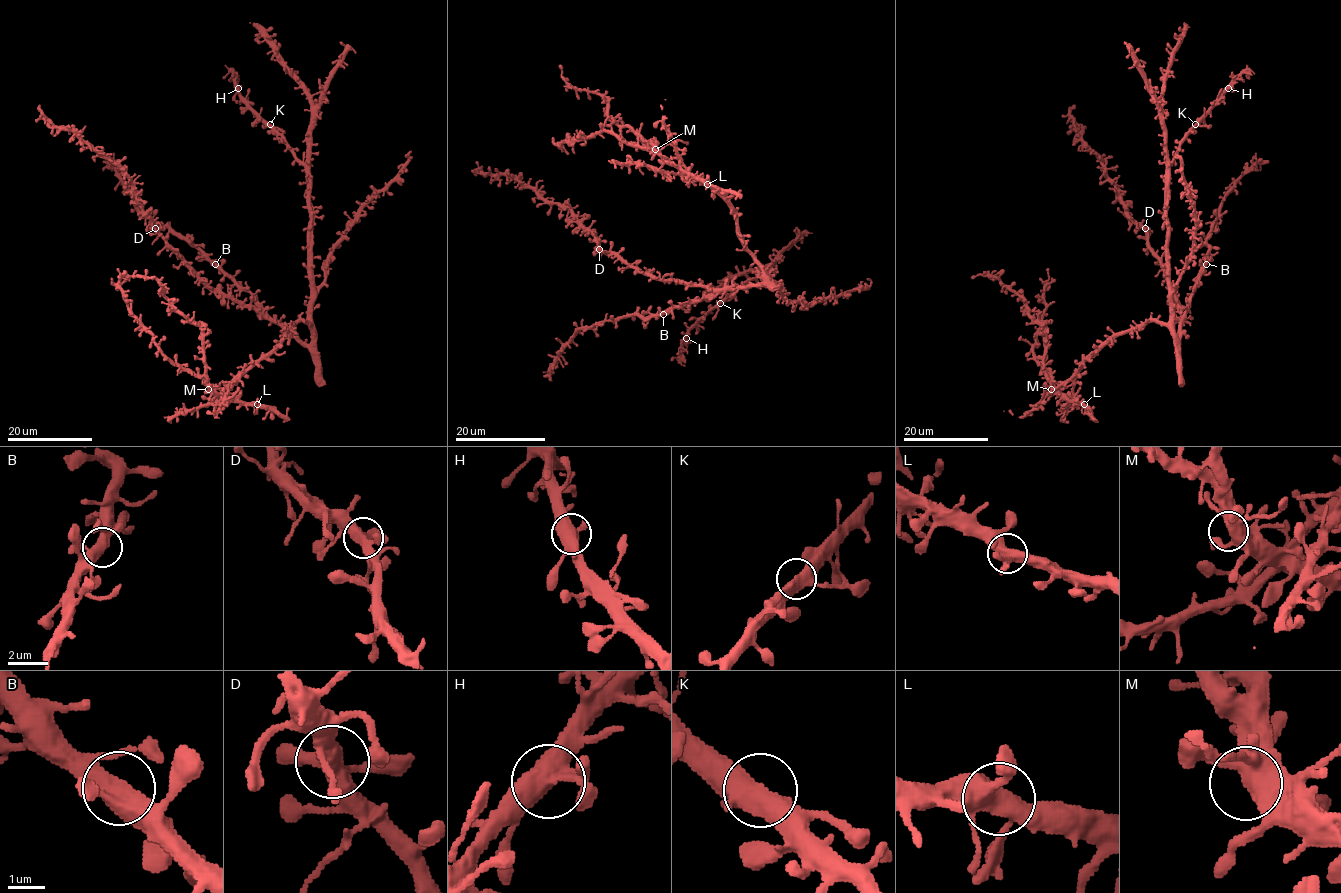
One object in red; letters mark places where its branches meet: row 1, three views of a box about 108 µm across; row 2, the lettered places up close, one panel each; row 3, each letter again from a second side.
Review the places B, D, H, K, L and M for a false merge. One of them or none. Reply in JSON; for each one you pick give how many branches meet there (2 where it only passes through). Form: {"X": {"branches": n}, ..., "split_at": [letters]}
{"split_at": []}

